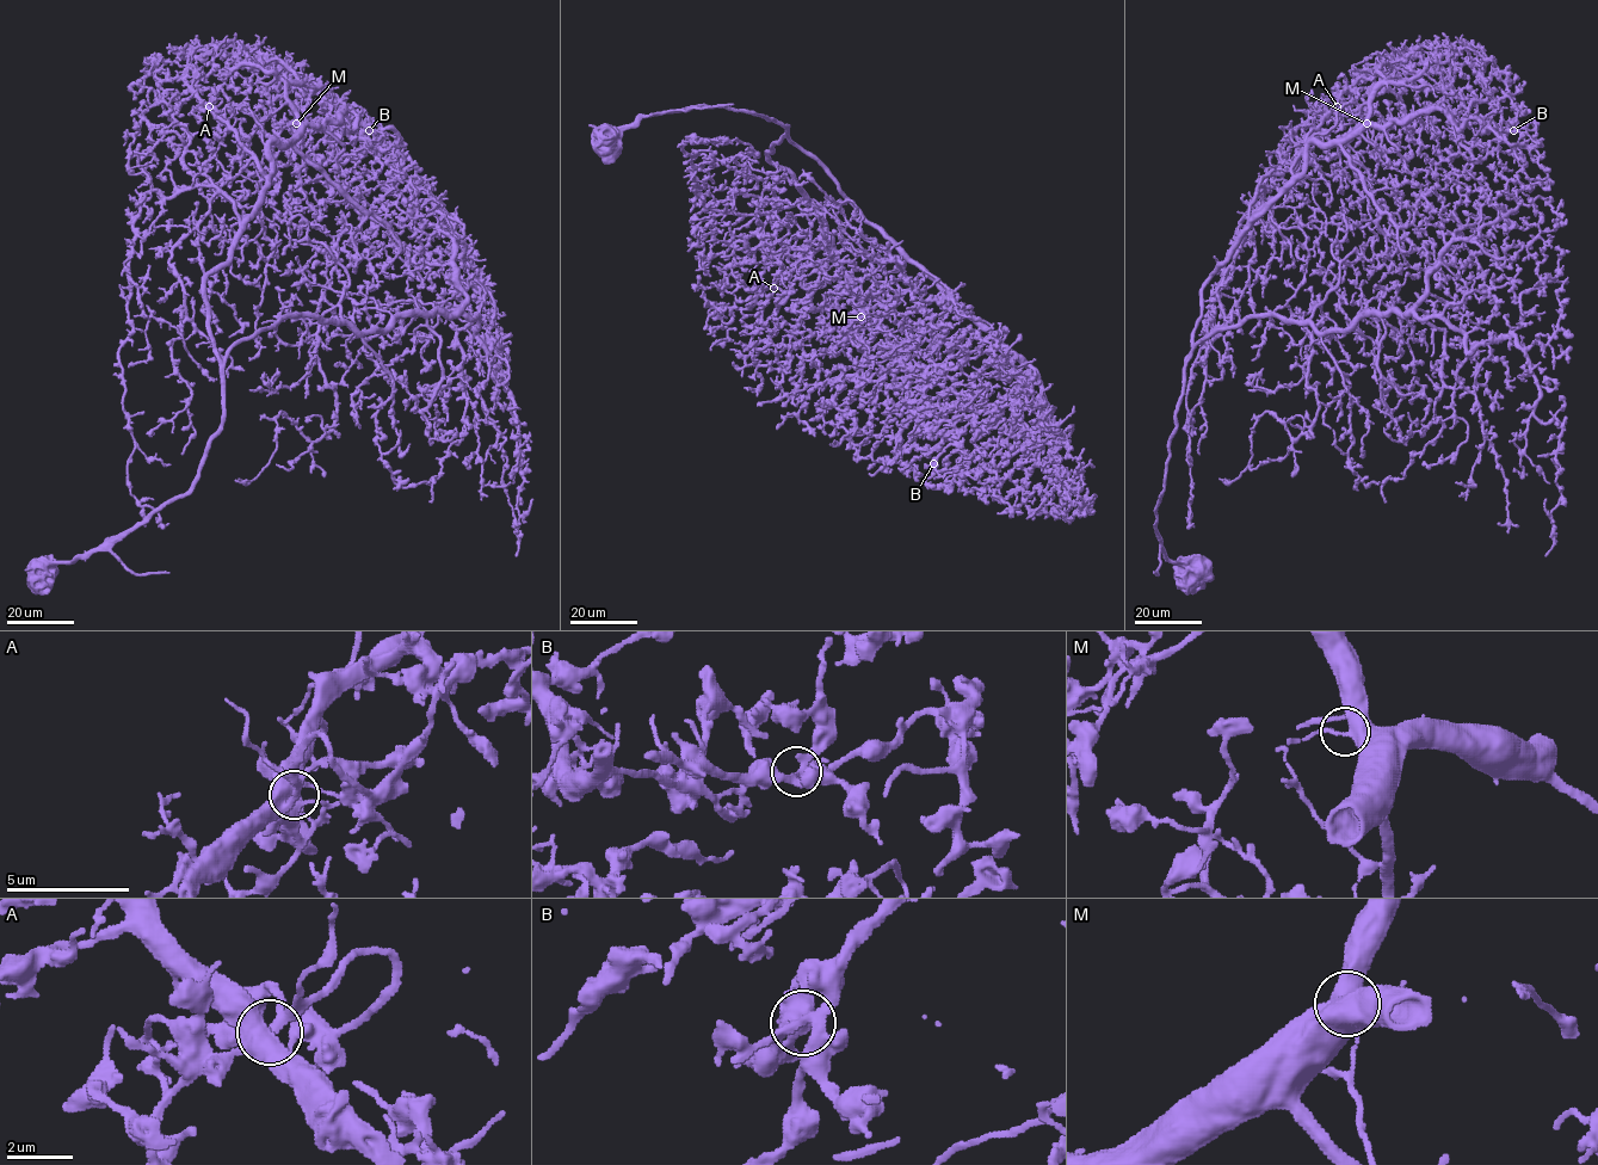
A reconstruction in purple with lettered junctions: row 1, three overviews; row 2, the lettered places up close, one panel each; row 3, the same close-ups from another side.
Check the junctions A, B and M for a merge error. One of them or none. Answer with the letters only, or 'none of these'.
none of these

